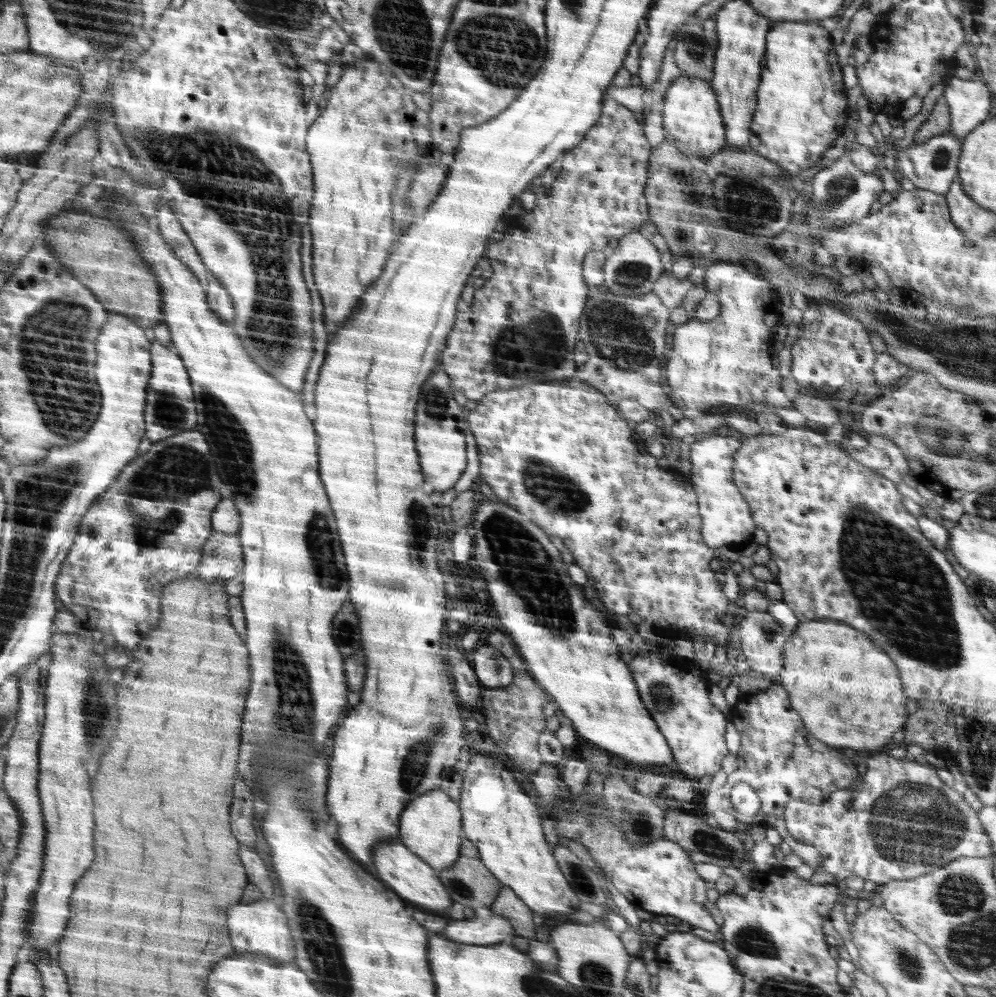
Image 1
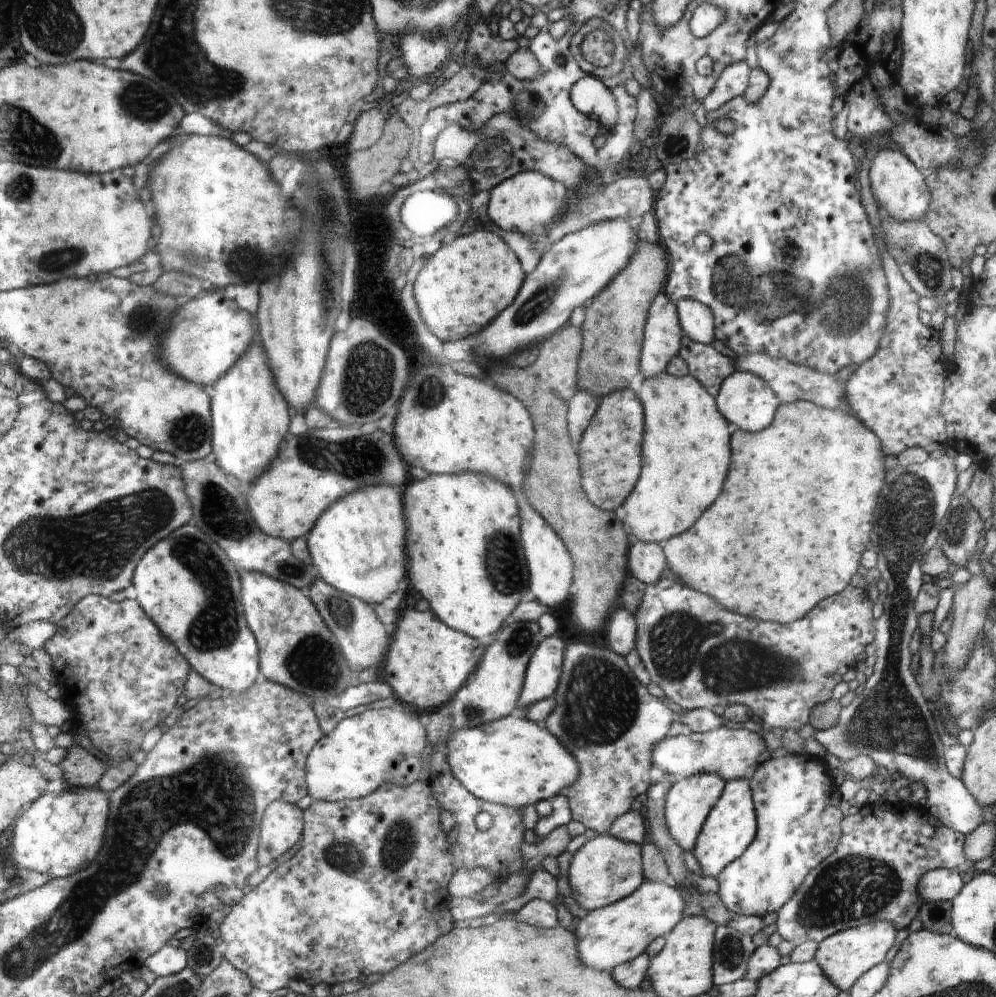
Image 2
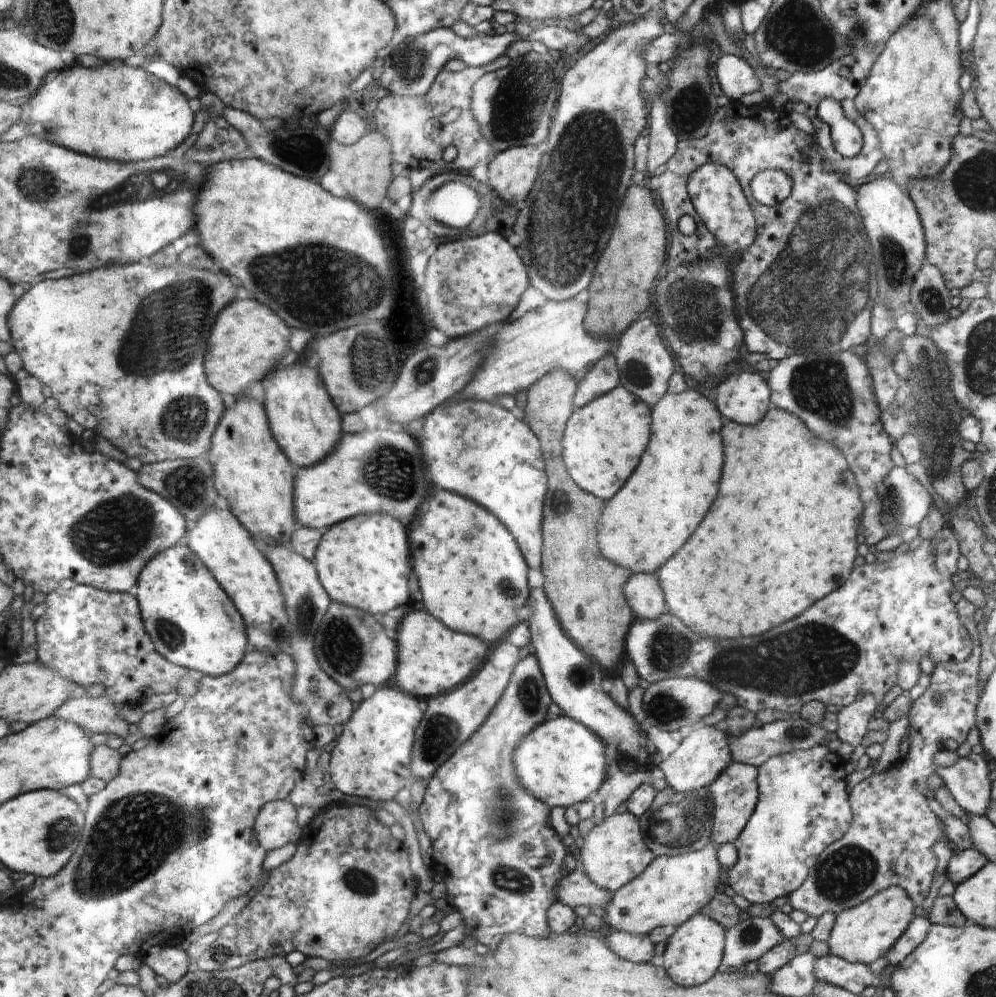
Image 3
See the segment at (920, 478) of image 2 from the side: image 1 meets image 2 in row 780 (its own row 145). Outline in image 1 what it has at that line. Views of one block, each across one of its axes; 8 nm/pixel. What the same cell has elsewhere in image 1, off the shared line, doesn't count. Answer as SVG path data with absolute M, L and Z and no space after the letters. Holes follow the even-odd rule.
M948 131L946 134L930 138L919 146L912 146L896 156L894 173L902 174L908 178L916 188L934 191L936 194L947 195L950 185L956 177L958 160L961 155L962 142L956 140L954 134Z

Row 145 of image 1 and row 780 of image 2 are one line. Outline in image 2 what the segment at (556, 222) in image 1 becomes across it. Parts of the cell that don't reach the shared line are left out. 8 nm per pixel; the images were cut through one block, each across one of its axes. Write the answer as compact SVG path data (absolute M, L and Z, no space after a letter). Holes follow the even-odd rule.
M572 643L565 654L565 666L557 692L553 695L556 704L546 719L546 730L561 740L581 766L578 782L564 790L568 798L573 820L580 822L586 829L598 833L608 833L613 823L624 812L630 810L630 804L636 796L645 795L652 788L650 783L651 751L654 744L666 738L674 714L664 697L652 696L646 692L637 676L628 670L625 657L614 654L610 647L598 648L590 644Z

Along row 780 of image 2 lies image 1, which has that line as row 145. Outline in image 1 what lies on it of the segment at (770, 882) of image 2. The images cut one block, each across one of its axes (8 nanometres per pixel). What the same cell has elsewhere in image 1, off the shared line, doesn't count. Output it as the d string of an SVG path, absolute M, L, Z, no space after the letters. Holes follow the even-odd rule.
M820 20L778 22L769 30L766 46L766 68L761 74L760 88L757 90L757 108L750 126L749 148L760 155L781 164L791 177L814 167L822 154L832 147L834 140L844 132L848 120L846 90L842 84L842 70L838 66L838 56L828 30L820 25Z

